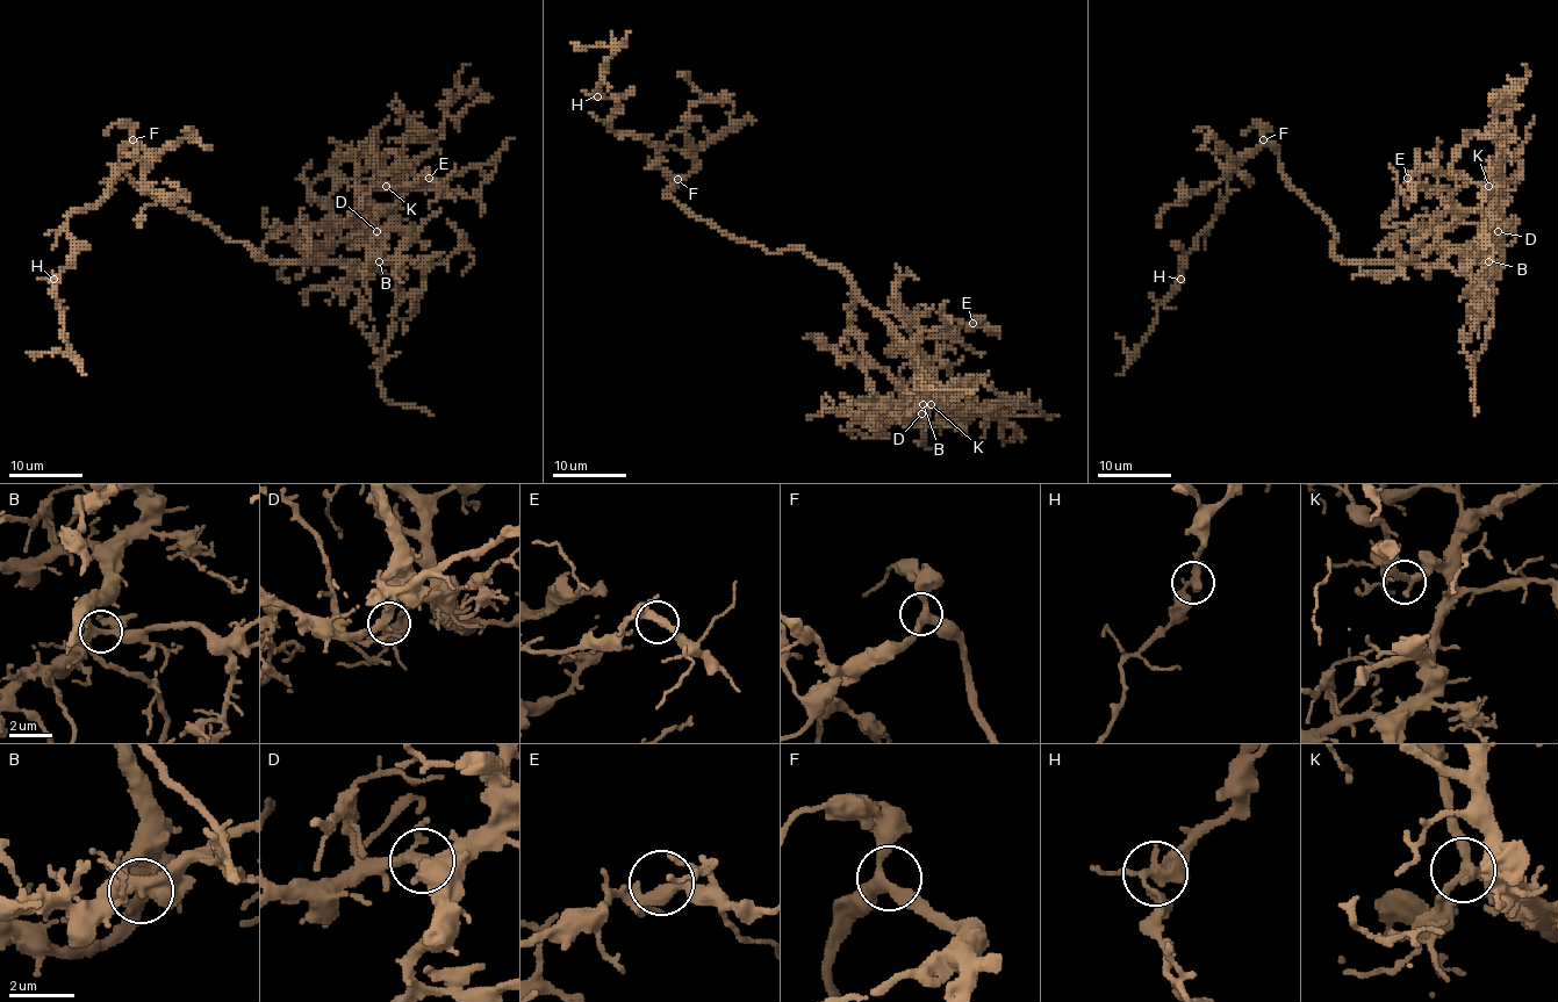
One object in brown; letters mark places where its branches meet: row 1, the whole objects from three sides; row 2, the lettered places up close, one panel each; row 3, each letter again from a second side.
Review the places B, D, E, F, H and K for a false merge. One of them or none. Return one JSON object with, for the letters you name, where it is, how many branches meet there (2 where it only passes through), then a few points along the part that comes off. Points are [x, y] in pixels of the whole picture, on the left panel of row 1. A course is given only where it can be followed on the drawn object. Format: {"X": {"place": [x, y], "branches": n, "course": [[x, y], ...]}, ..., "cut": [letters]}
{"H": {"place": [54, 279], "branches": 3, "course": [[54, 280], [54, 294], [60, 308], [60, 337], [69, 352], [28, 352]]}, "cut": ["H"]}

